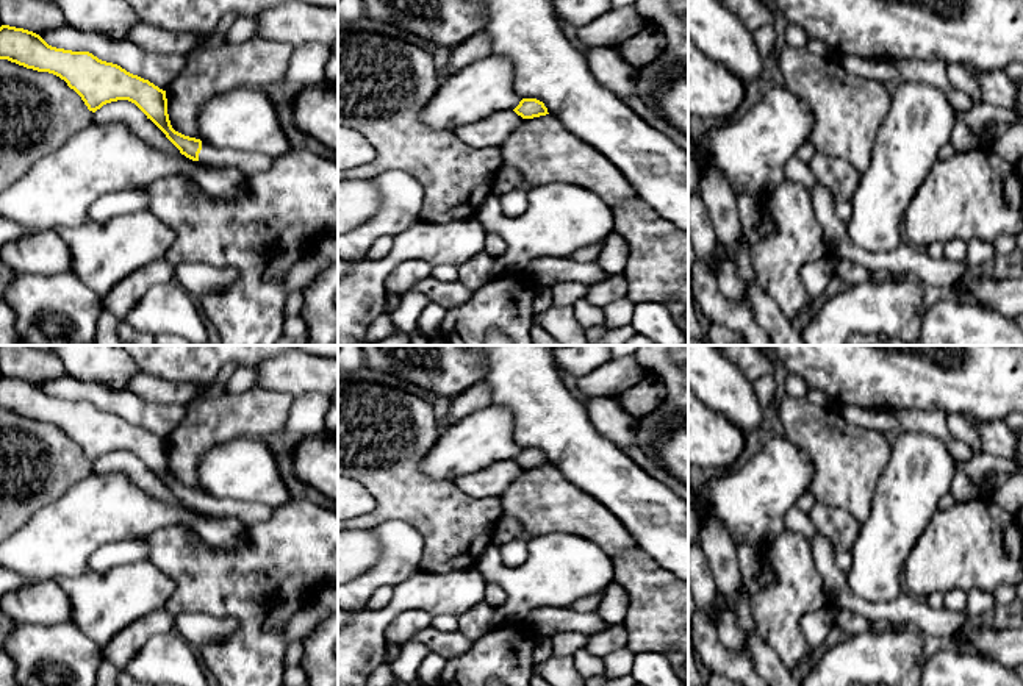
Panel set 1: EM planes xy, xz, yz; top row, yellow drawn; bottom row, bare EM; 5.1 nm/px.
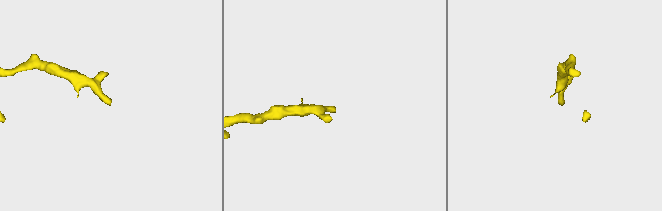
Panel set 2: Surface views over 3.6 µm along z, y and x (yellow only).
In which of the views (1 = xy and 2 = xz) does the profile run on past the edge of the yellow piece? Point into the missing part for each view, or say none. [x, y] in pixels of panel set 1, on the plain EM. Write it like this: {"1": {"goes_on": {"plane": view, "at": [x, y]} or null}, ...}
{"1": {"goes_on": {"plane": "xy", "at": [247, 513]}}, "2": {"goes_on": null}}

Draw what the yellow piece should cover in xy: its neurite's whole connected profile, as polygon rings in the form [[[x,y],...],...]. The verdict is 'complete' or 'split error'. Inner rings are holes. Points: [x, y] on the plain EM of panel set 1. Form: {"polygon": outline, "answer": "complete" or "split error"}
{"polygon": [[[2,375],[0,409],[59,427],[81,447],[92,463],[117,450],[135,453],[180,503],[192,511],[200,511],[206,516],[233,517],[246,528],[267,520],[275,511],[264,503],[217,498],[175,481],[167,464],[166,441],[117,414],[99,409],[89,402],[56,398],[33,381]]], "answer": "split error"}

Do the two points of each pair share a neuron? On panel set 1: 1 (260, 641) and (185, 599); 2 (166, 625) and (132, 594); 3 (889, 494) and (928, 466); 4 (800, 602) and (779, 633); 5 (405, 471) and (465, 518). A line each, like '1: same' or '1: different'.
1: same
2: different
3: same
4: same
5: same

